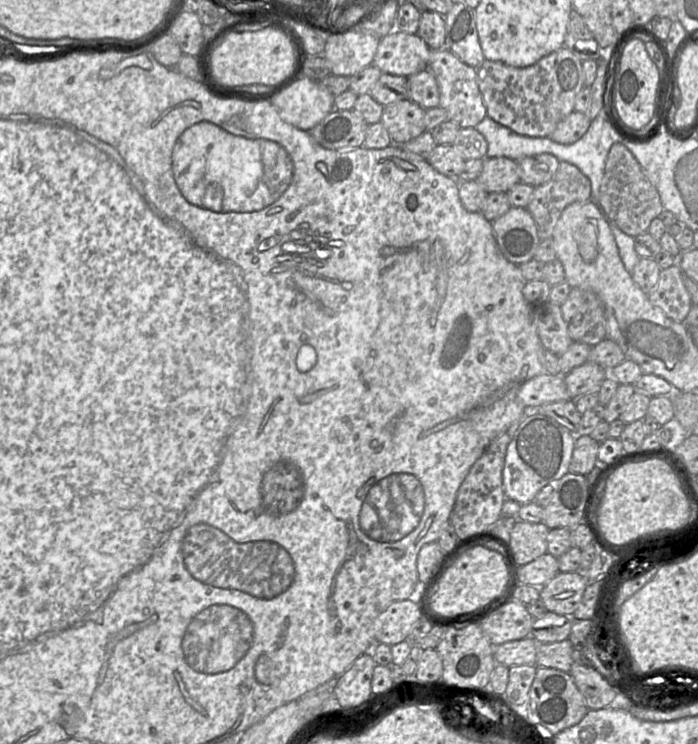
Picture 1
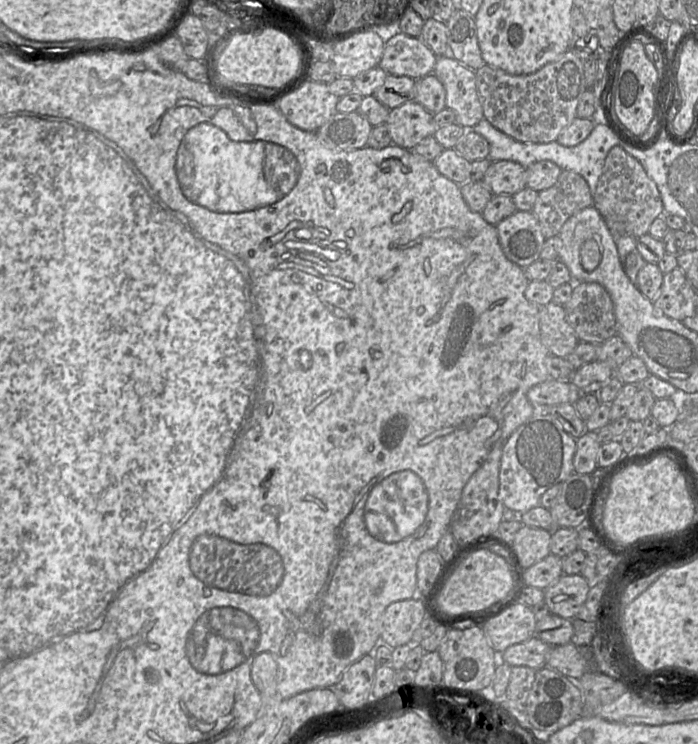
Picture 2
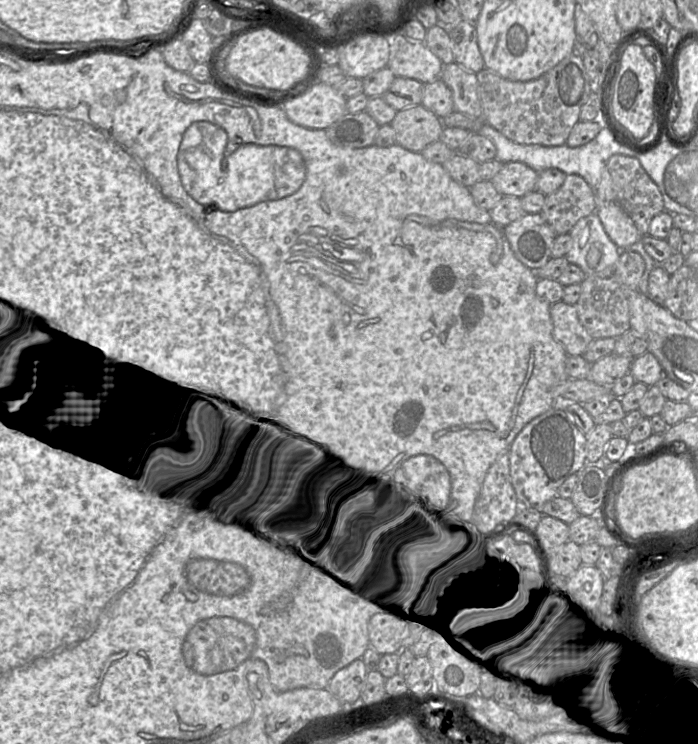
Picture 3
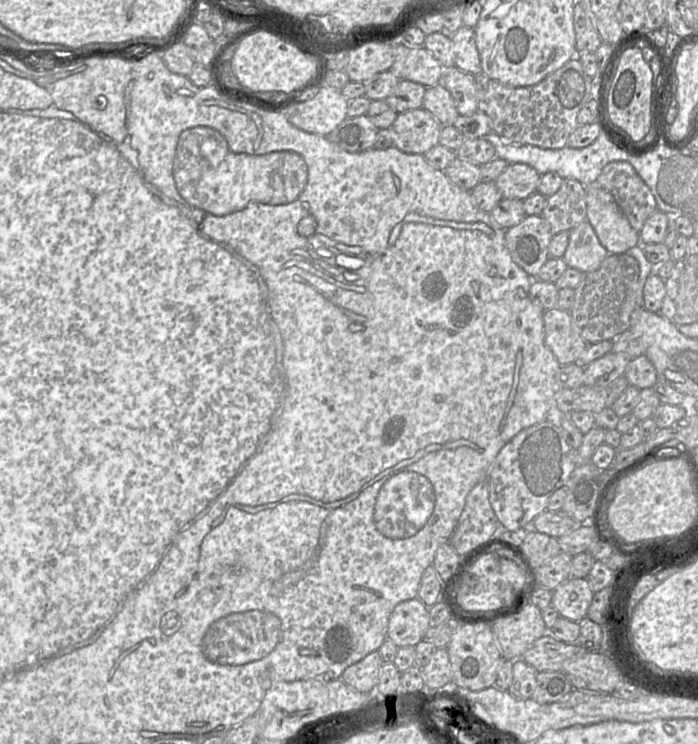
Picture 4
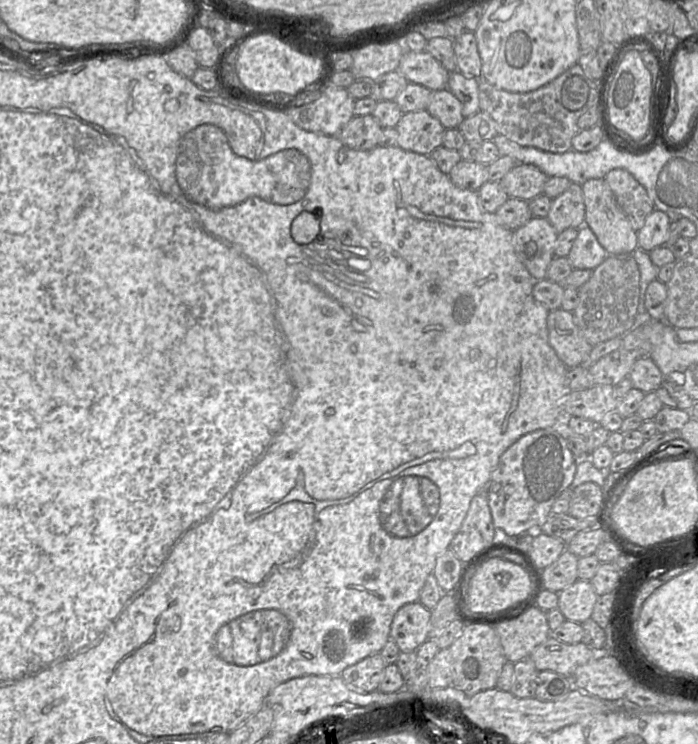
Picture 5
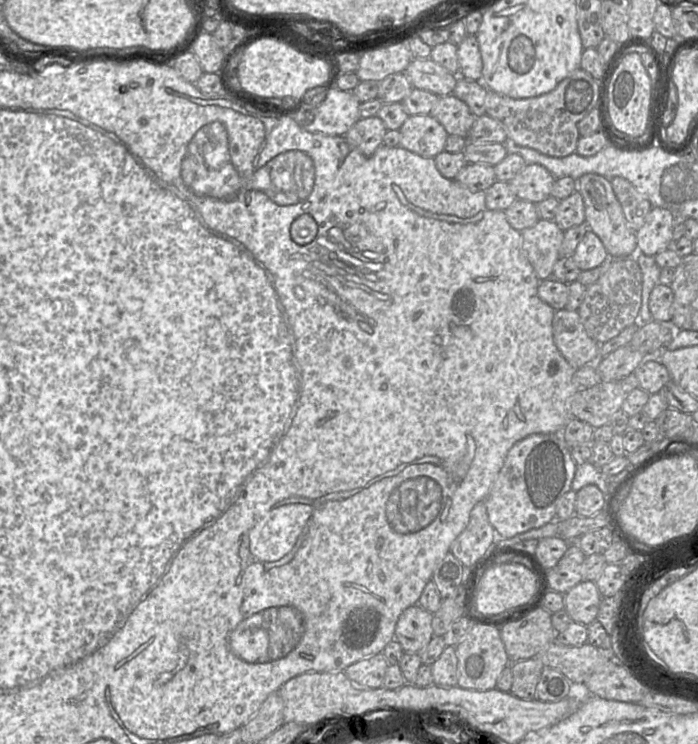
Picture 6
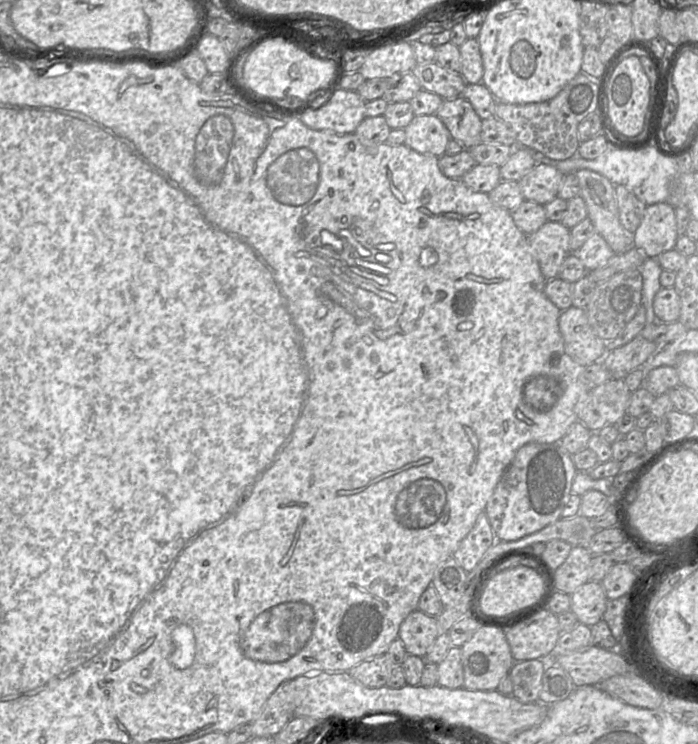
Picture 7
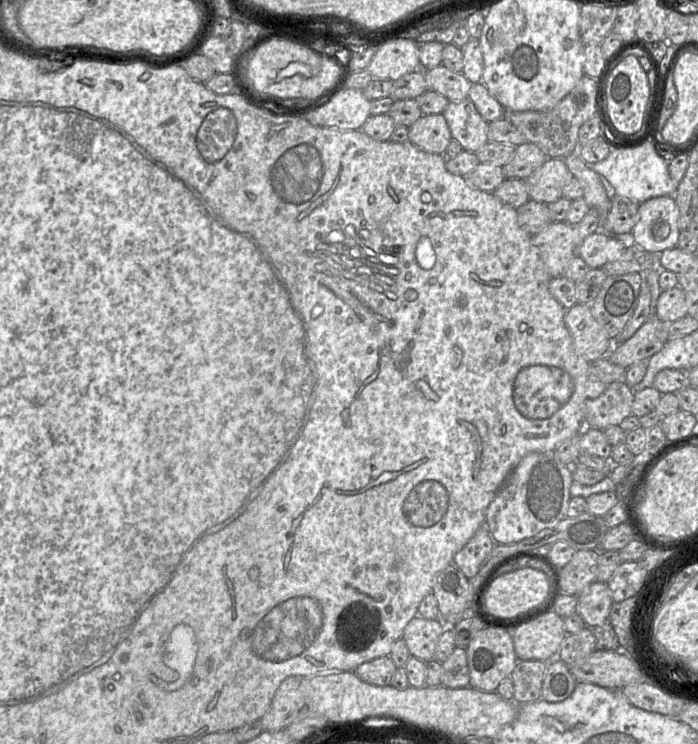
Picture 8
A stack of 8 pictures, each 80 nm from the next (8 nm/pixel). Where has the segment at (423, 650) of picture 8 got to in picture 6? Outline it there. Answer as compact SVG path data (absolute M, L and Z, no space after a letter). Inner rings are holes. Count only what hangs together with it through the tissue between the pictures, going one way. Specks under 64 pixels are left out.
M418 603L408 607L400 615L395 627L395 639L405 653L419 653L433 637L433 613Z

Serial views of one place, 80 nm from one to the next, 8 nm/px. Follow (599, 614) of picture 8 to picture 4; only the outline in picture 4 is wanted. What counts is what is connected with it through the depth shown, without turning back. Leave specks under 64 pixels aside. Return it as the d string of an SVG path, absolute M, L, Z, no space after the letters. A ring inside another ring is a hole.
M570 577L552 591L551 605L561 617L579 622L587 616L593 595L587 578Z

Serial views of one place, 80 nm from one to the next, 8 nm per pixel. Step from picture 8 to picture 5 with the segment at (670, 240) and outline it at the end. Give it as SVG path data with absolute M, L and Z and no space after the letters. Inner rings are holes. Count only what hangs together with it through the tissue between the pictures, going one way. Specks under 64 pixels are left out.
M658 209L647 217L644 226L637 232L638 247L650 252L656 247L667 244L671 217Z

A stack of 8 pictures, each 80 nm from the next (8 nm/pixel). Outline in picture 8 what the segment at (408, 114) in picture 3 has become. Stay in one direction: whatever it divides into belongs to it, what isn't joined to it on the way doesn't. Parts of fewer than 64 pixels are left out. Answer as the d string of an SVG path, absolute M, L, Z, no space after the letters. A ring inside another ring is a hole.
M443 114L422 115L409 127L409 141L424 151L445 154L452 134Z

